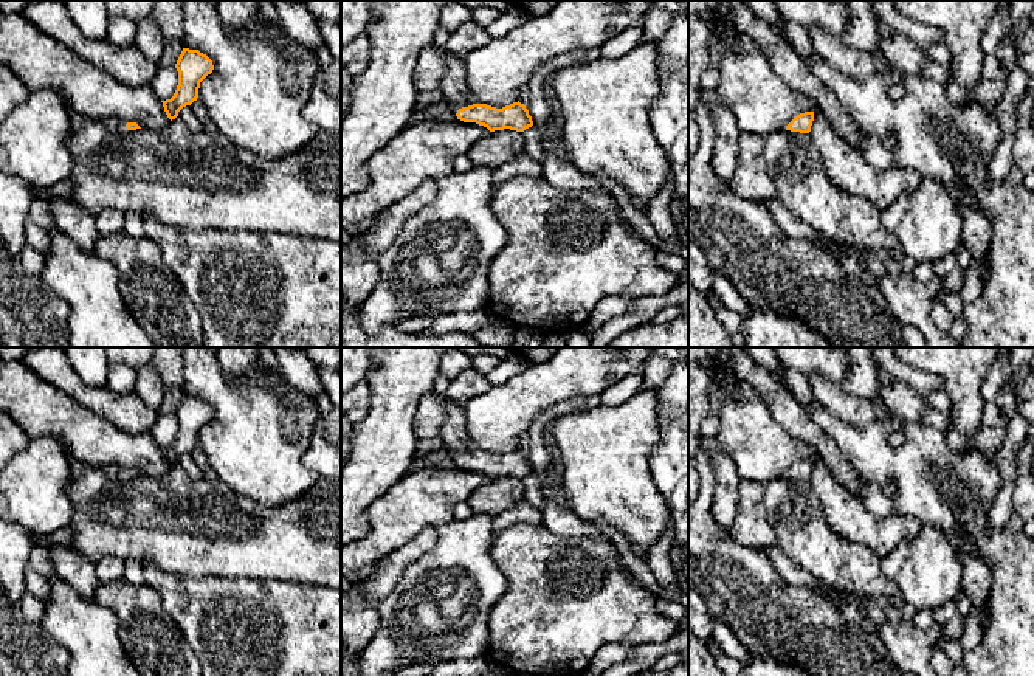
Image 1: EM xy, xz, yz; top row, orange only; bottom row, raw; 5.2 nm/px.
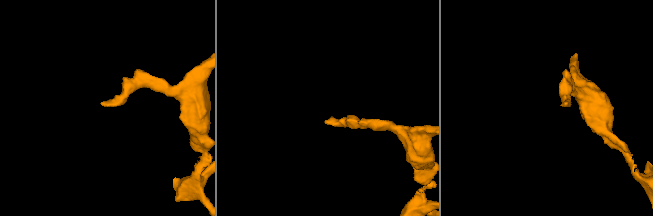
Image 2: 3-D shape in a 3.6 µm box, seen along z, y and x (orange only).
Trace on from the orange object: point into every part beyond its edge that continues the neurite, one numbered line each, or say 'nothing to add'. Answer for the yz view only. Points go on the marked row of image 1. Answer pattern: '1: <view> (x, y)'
nothing to add

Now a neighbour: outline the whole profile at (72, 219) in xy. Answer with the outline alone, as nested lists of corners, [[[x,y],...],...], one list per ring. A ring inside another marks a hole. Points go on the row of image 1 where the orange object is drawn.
[[[68,197],[53,200],[50,208],[53,212],[54,225],[65,236],[68,236],[84,250],[95,248],[99,239],[99,231],[96,228],[96,217],[90,211]]]

